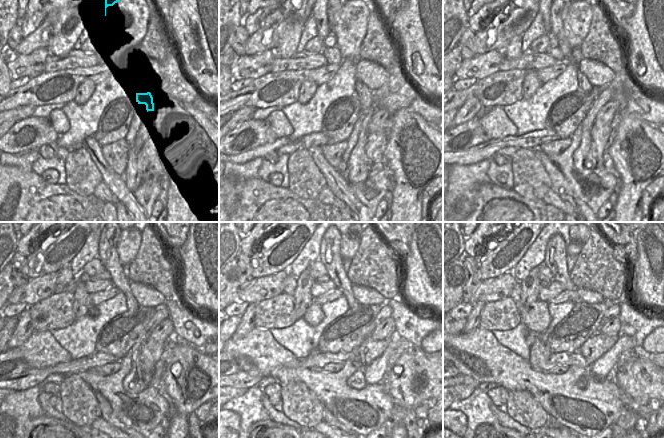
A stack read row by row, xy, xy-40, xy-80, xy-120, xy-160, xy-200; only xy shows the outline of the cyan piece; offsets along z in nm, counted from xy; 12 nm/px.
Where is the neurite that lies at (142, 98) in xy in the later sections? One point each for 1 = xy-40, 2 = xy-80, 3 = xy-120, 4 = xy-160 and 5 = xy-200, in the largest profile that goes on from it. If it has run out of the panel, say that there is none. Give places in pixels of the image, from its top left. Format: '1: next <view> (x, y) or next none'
1: next xy-40 (365, 95)
2: next xy-80 (584, 86)
3: next xy-120 (107, 253)
4: next xy-160 (330, 255)
5: next xy-200 (555, 253)

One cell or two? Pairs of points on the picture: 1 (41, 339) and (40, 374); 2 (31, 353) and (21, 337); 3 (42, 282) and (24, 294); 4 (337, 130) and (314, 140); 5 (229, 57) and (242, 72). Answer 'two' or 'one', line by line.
1: two
2: two
3: one
4: two
5: two

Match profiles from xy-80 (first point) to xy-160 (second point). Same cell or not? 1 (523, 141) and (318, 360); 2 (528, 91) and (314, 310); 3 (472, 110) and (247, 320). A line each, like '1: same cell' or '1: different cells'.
1: same cell
2: different cells
3: same cell

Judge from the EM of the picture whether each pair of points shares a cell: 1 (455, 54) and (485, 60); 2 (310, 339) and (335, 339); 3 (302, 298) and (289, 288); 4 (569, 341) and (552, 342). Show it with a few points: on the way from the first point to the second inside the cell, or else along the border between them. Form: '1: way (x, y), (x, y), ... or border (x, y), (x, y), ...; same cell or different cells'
1: border (463, 59), (453, 76); different cells
2: border (333, 320), (323, 330), (317, 348); different cells
3: border (296, 278), (296, 289), (293, 295); different cells
4: way (565, 341), (556, 342); same cell

